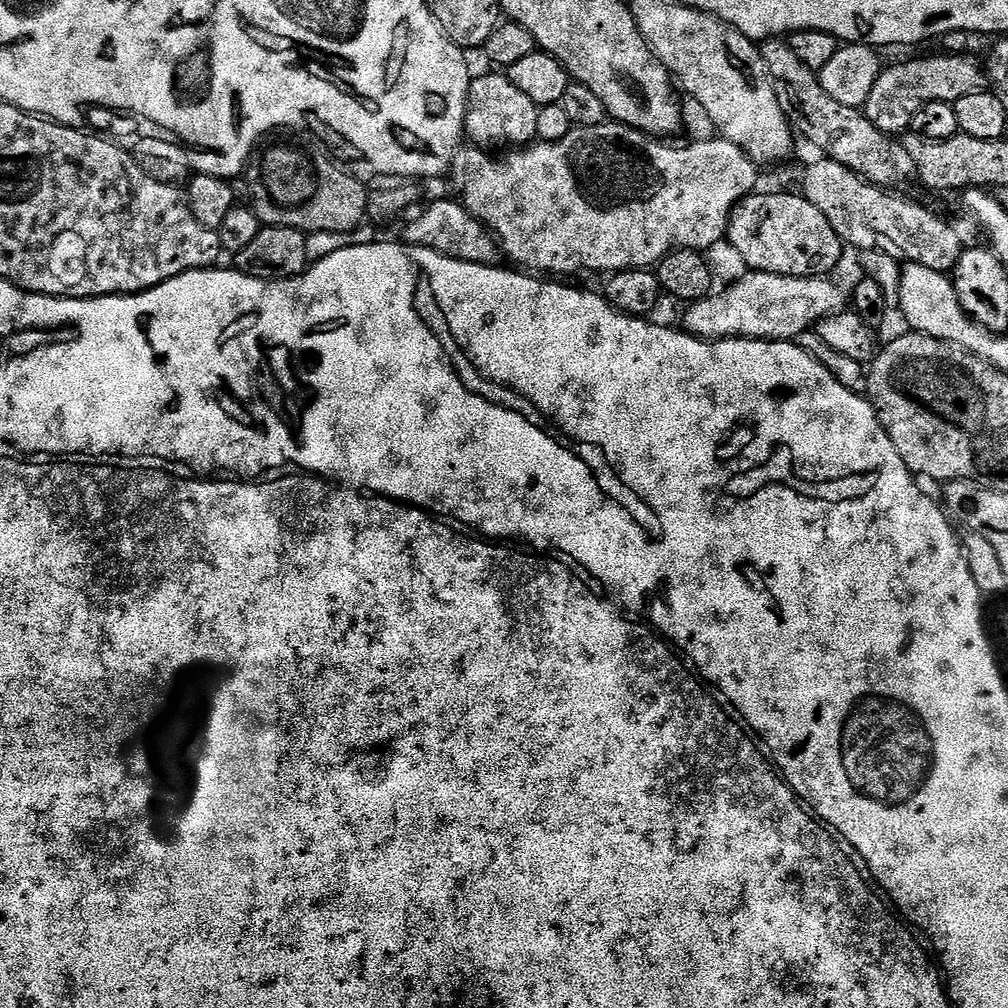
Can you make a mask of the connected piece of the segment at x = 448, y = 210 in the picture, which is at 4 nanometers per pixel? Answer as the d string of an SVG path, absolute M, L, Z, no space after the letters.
M459 199L436 200L433 204L426 205L421 212L418 211L413 211L403 221L403 243L413 244L416 248L429 248L443 256L465 260L471 264L496 266L501 263L502 253L496 237L488 231L488 227L482 221L465 210Z

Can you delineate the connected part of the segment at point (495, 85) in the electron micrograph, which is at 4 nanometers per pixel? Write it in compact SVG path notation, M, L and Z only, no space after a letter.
M488 70L485 76L476 76L471 86L468 88L468 113L464 119L464 131L467 139L473 145L479 146L485 150L495 149L495 144L508 144L504 146L527 146L537 139L538 114L540 108L514 82L510 82L507 75L501 74L496 70Z

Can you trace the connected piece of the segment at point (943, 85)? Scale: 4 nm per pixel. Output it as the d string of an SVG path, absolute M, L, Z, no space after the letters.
M939 54L940 56L926 56L922 60L908 60L905 64L896 64L893 68L885 67L880 73L878 82L874 84L874 90L870 90L870 98L866 98L863 106L863 113L870 122L878 126L878 130L889 134L904 134L911 129L915 115L928 103L948 103L955 105L958 98L966 94L977 91L981 87L982 64L972 57L972 54L949 55Z

